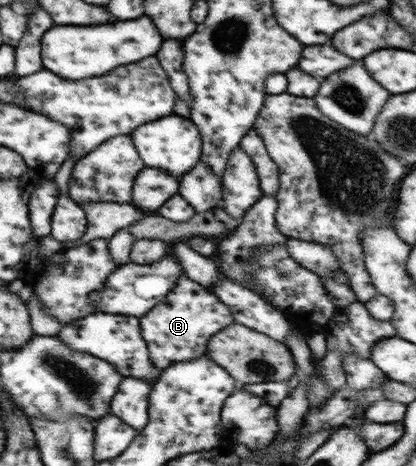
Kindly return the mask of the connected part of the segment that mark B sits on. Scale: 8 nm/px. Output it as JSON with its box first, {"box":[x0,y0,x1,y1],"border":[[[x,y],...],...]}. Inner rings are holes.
{"box":[140,274,233,370],"border":[[[181,274],[175,288],[169,292],[164,302],[156,306],[140,319],[142,338],[147,343],[151,363],[163,370],[179,362],[188,362],[206,354],[207,342],[221,328],[233,325],[233,314],[213,292],[195,284],[189,276]]]}

